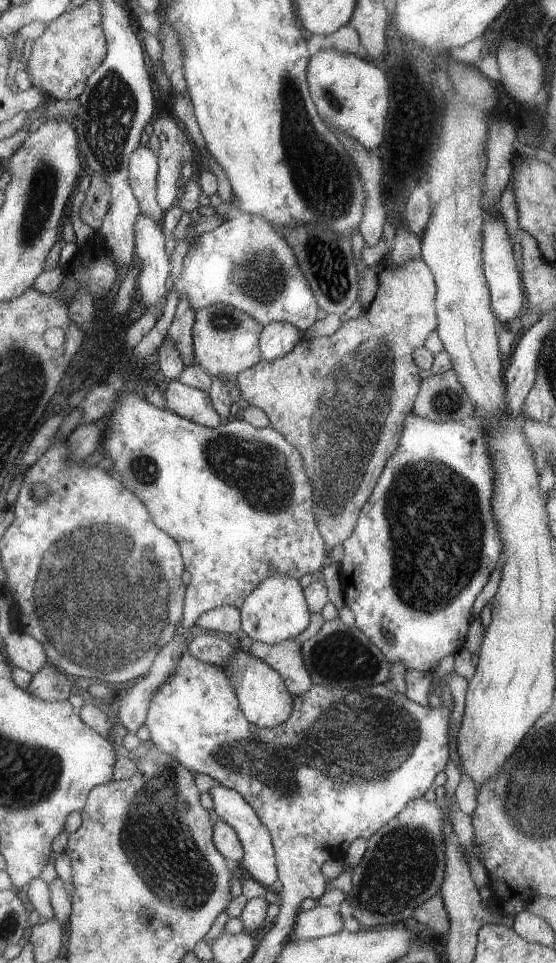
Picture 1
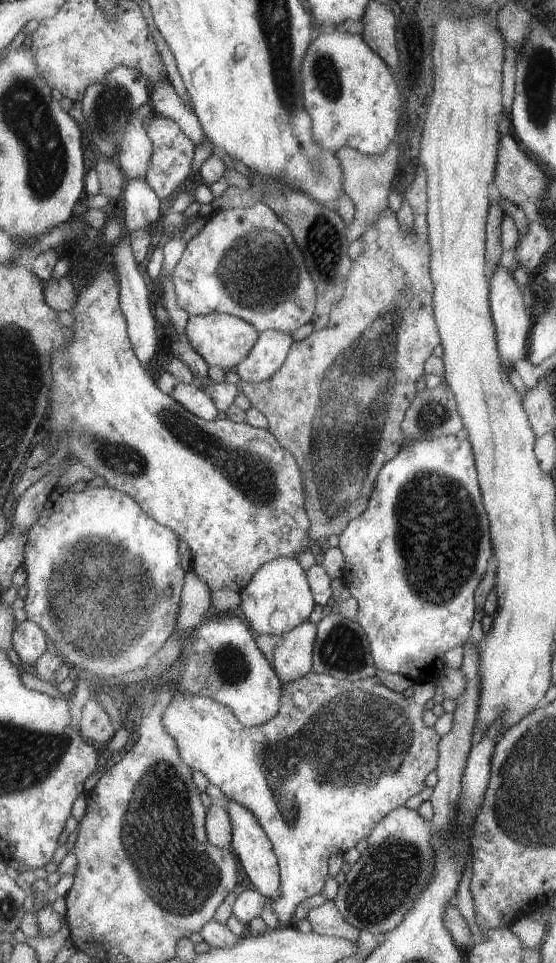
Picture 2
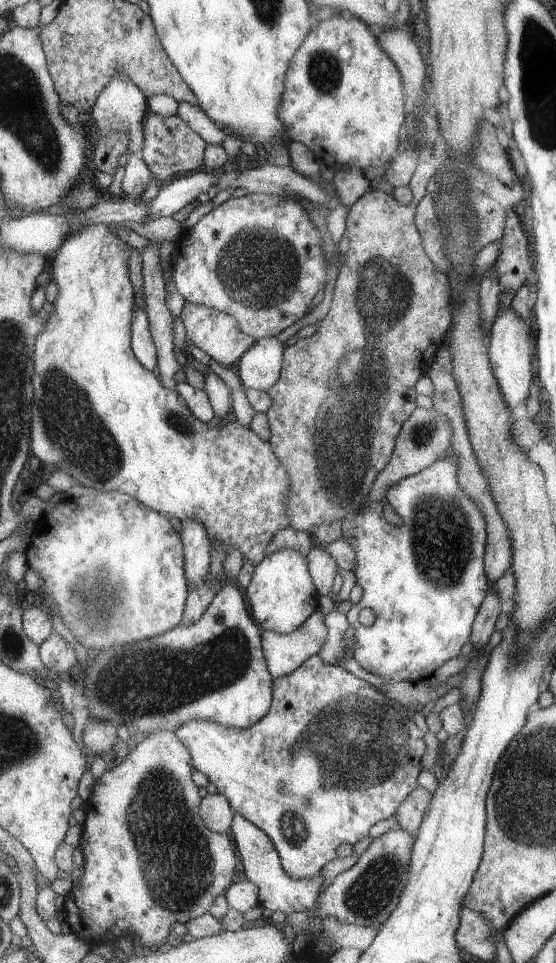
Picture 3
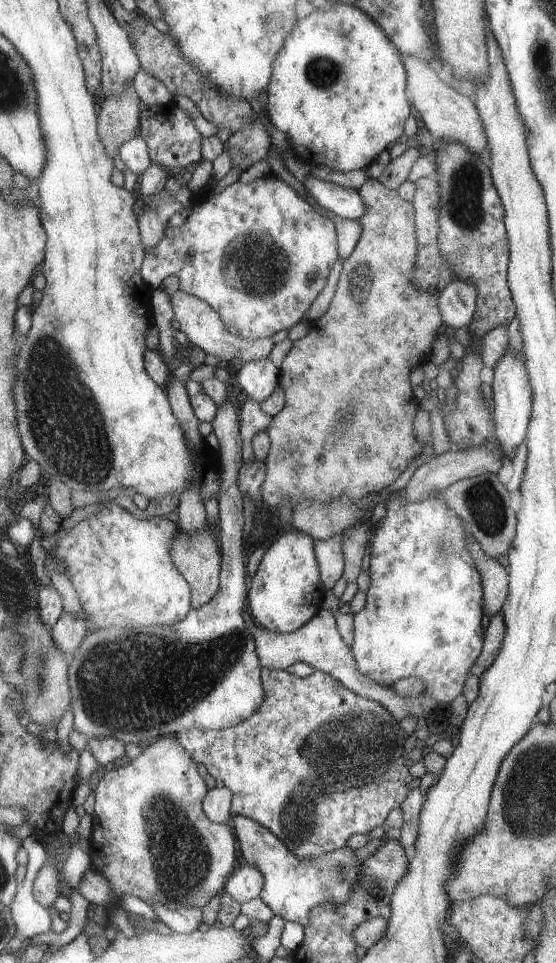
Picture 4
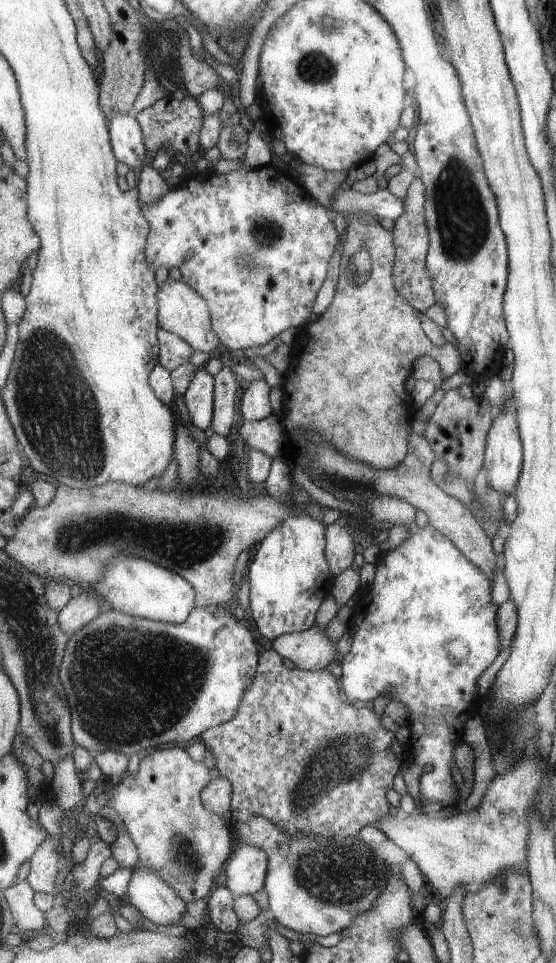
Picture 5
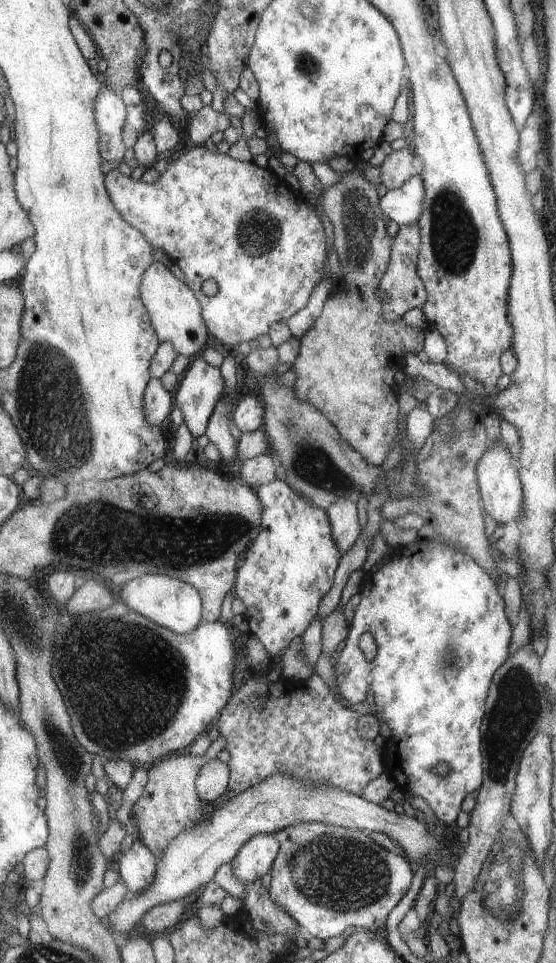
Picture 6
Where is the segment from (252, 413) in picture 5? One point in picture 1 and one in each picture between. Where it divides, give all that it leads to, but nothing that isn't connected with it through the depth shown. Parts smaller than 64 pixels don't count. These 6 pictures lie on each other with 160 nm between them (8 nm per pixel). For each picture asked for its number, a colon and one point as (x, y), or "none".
1: (278, 339)
2: (272, 349)
3: (260, 368)
4: (259, 379)

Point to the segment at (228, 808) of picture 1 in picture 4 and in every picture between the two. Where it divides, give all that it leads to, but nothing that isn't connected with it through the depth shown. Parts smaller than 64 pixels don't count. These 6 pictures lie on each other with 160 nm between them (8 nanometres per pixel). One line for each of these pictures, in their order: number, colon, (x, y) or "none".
2: (259, 859)
3: (263, 865)
4: (294, 886)

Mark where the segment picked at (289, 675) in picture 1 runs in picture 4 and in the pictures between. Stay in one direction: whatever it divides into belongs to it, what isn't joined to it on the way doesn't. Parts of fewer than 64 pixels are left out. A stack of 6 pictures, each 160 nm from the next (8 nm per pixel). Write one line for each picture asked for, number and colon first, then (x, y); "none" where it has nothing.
2: (292, 655)
3: (285, 653)
4: (319, 643)

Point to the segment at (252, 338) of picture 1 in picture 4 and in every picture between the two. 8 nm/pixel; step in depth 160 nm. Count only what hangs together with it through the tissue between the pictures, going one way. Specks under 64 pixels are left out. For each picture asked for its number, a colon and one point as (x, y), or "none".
2: (224, 340)
3: (218, 334)
4: (201, 322)

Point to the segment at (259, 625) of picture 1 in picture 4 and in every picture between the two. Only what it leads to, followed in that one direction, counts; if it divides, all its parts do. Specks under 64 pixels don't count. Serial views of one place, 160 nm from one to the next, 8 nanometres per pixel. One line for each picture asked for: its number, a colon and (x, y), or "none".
2: (279, 597)
3: (282, 593)
4: (286, 593)

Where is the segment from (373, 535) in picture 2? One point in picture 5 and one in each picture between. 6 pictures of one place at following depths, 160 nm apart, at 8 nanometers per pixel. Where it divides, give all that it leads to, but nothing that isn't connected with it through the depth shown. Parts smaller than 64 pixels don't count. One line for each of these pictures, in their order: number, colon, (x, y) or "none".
3: (418, 626)
4: (423, 618)
5: (430, 630)

